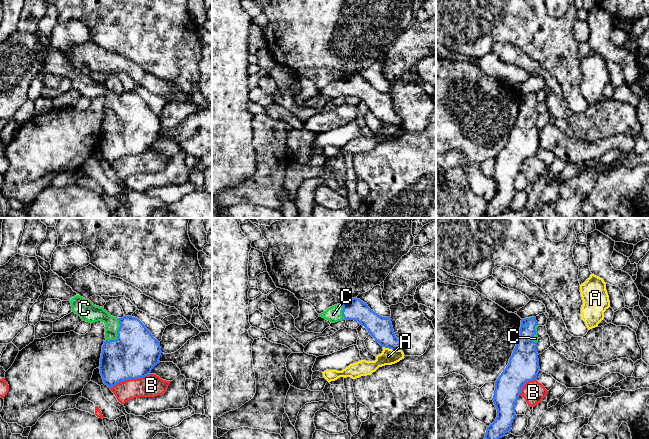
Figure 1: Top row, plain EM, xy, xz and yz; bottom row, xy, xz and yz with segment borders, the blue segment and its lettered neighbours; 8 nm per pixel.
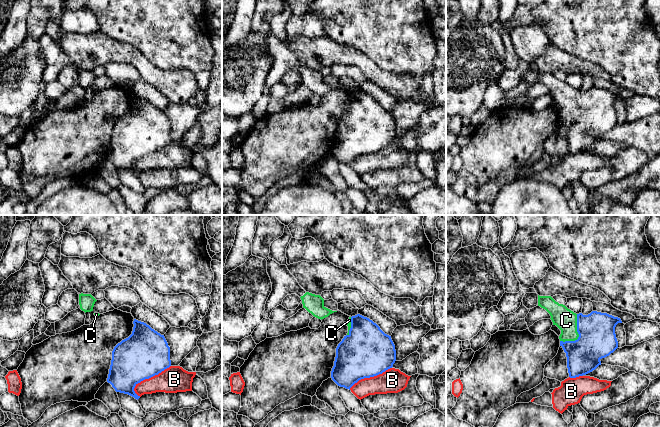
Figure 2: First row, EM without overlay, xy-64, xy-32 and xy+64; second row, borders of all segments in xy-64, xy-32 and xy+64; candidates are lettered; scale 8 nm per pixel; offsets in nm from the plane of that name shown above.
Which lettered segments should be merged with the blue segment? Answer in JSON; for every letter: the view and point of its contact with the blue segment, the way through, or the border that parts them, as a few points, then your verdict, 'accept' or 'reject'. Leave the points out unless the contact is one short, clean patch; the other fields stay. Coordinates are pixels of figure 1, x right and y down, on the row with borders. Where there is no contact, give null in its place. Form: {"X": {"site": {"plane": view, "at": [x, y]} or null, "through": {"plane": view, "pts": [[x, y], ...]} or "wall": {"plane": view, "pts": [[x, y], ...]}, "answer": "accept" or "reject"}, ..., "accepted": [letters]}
{"A": {"site": {"plane": "xz", "at": [392, 349]}, "answer": "reject"}, "B": {"site": {"plane": "xy", "at": [129, 378]}, "answer": "reject"}, "C": {"site": {"plane": "xy", "at": [117, 332]}, "through": {"plane": "xy", "pts": [[135, 352], [117, 332], [102, 315], [93, 313]]}, "answer": "accept"}, "accepted": ["C"]}

